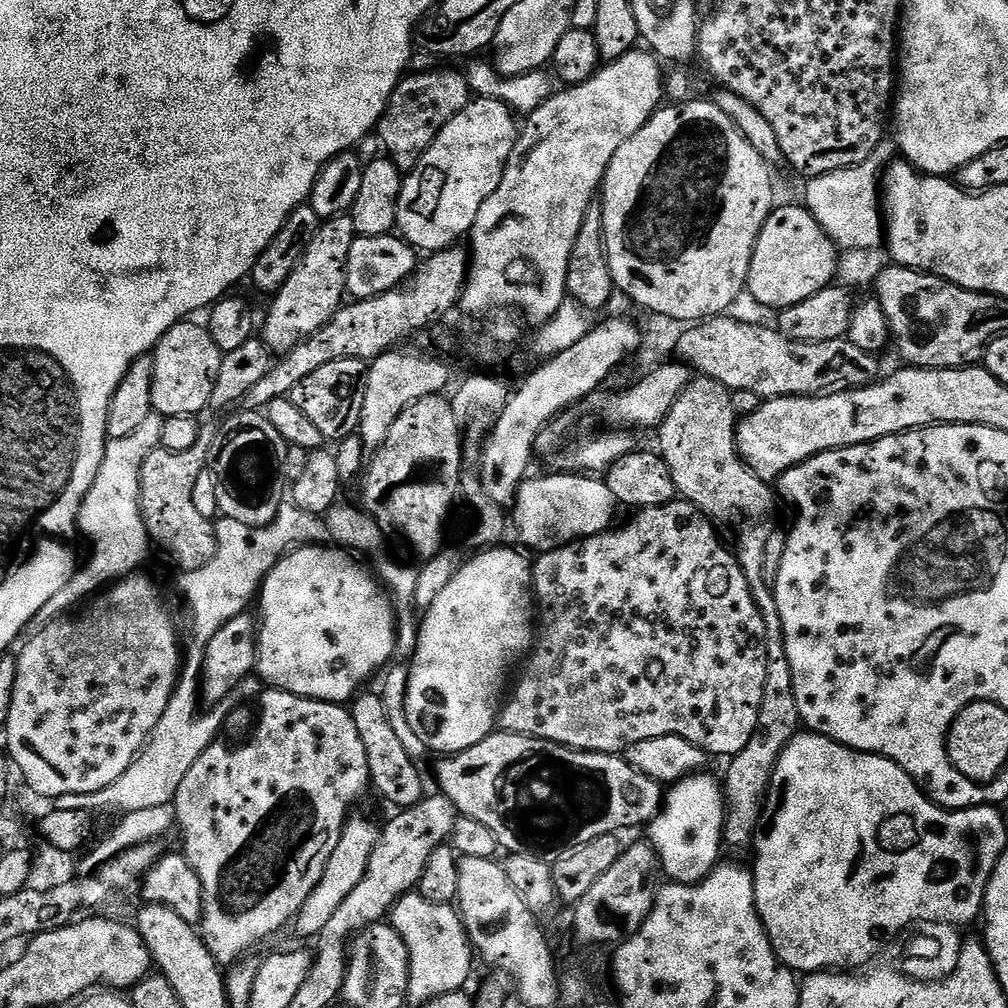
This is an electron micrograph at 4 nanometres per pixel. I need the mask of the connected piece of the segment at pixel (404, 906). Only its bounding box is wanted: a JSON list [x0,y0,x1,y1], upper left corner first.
[390,890,474,1006]

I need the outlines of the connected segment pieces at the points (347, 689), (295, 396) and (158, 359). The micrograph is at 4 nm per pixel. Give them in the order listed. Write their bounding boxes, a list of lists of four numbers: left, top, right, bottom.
[[255,546,396,705],[290,360,369,442],[152,322,222,418]]

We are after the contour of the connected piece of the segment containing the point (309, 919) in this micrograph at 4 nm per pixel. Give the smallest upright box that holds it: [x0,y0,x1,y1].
[294,815,378,937]

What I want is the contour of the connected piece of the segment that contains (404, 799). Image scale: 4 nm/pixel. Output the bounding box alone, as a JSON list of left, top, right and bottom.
[350,690,426,810]

